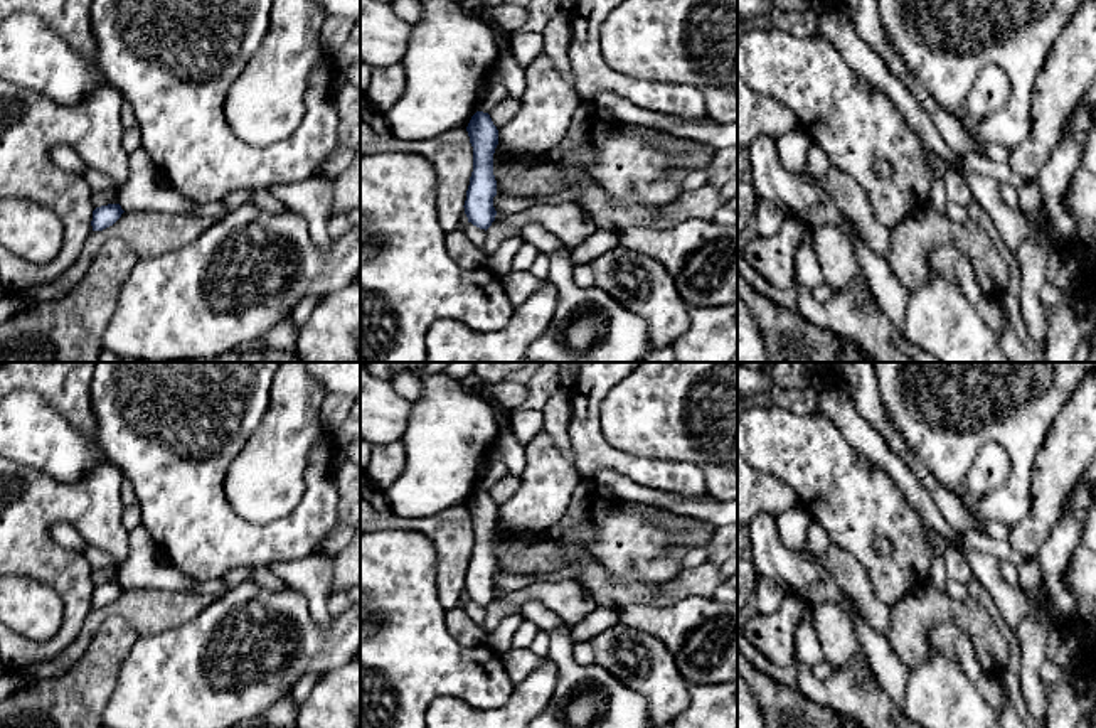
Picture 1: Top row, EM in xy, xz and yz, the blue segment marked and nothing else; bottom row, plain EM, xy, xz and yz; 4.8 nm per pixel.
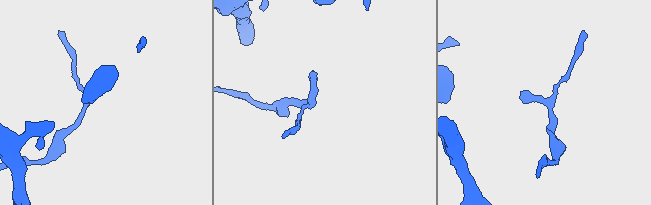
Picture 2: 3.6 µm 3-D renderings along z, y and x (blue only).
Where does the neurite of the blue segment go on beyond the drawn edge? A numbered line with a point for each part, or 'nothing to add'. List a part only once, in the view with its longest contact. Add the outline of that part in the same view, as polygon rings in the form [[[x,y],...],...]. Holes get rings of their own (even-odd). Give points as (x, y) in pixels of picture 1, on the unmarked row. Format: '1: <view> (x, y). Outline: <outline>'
nothing to add

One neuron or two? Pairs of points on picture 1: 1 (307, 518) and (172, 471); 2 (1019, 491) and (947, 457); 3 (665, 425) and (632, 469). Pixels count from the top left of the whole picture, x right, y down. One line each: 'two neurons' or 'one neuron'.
1: one neuron
2: one neuron
3: two neurons

